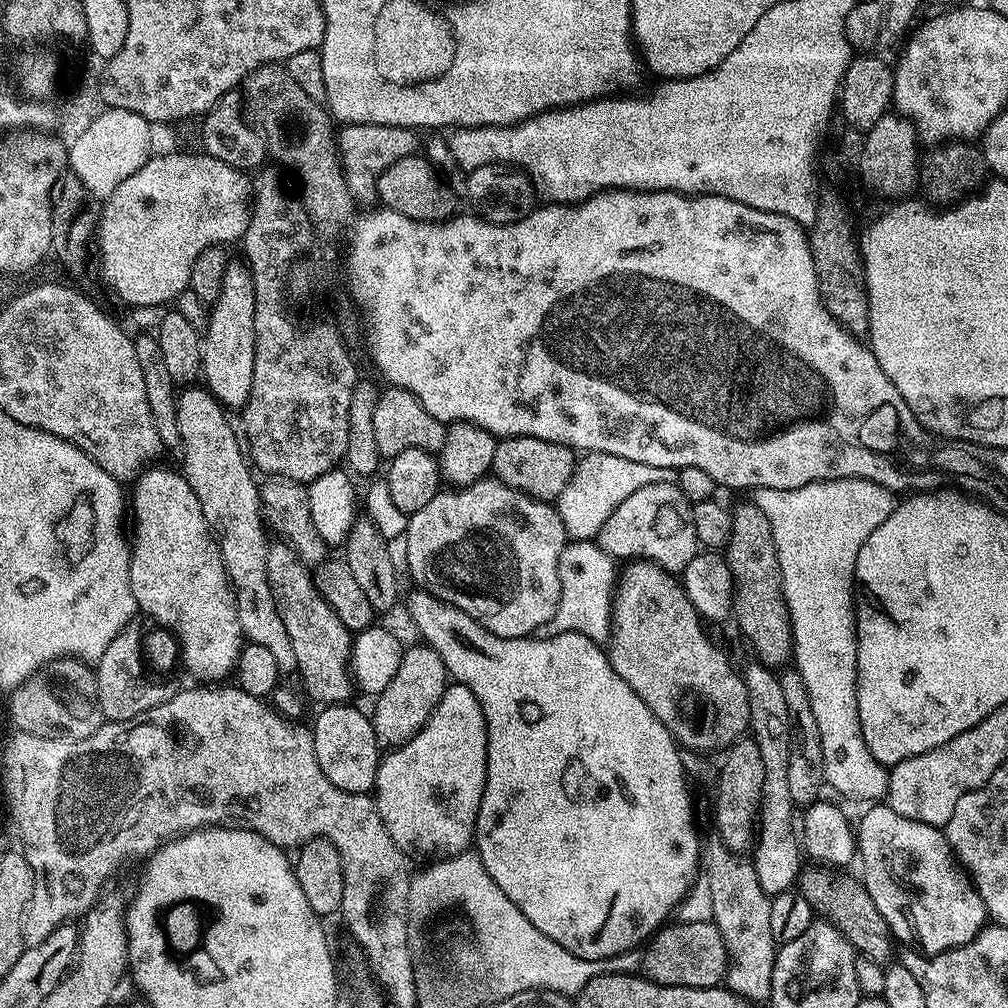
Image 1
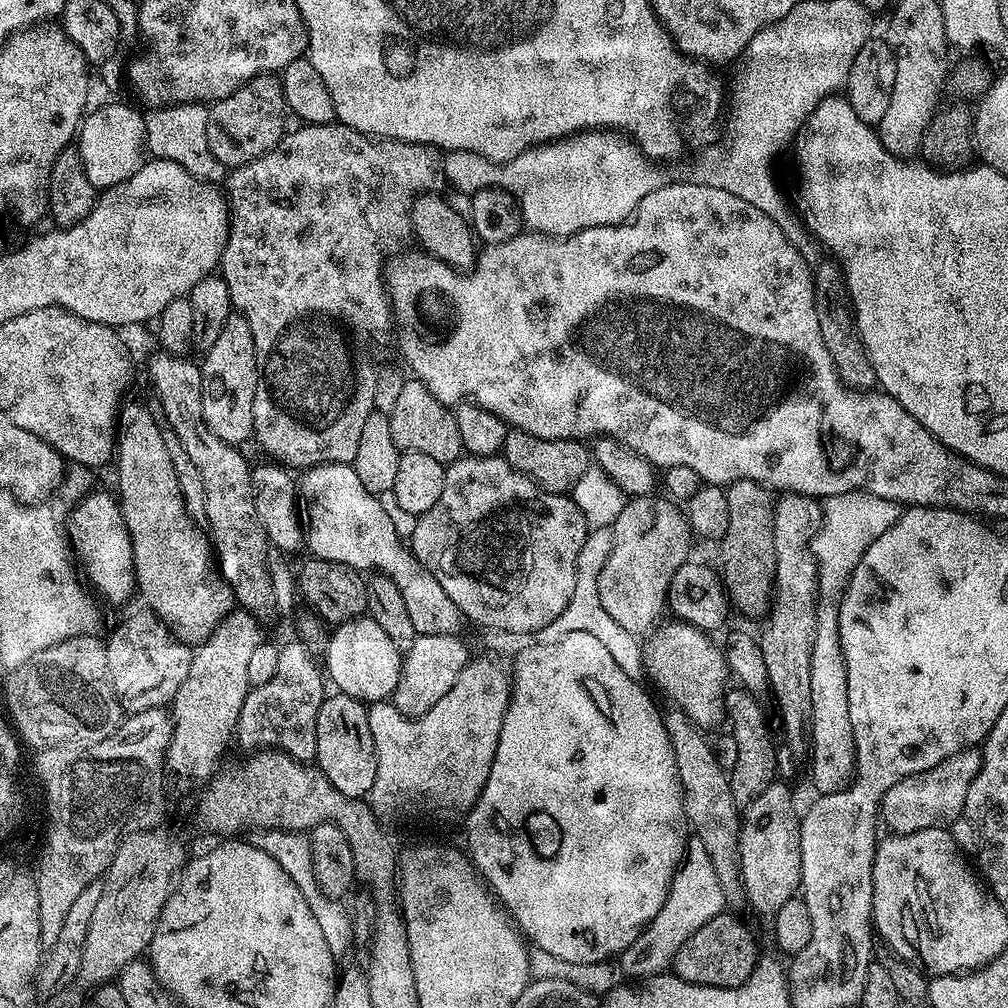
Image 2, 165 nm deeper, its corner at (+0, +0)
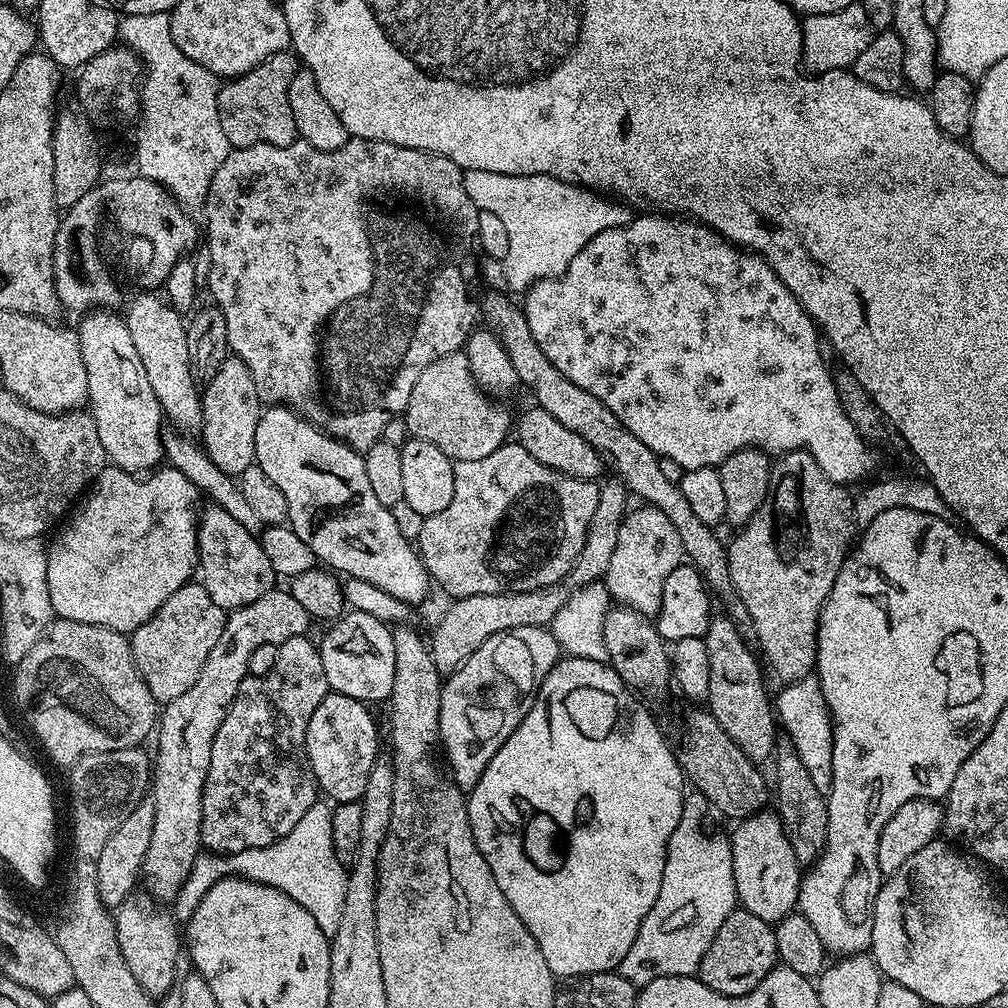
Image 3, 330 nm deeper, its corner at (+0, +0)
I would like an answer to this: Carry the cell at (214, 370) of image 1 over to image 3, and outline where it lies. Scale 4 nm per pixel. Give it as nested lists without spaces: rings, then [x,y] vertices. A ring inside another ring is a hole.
[[[228,355],[218,366],[214,378],[203,385],[202,399],[204,401],[204,425],[199,435],[204,436],[202,447],[205,454],[227,476],[238,478],[249,468],[256,458],[254,434],[258,430],[258,422],[262,405],[258,398],[258,390],[254,386],[254,377],[250,375],[250,366],[242,357]]]

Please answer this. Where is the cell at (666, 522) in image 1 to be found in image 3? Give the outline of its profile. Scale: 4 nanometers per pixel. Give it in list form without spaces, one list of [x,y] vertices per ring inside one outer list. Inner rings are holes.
[[[636,506],[620,524],[618,543],[610,554],[610,566],[606,573],[608,592],[617,605],[630,608],[637,616],[655,618],[662,606],[662,586],[666,578],[680,564],[685,563],[682,538],[674,530],[674,522],[651,506]]]

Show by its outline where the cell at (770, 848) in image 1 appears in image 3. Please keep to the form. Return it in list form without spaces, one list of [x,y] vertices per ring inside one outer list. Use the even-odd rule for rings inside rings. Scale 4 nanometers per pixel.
[[[761,810],[739,821],[729,844],[737,901],[741,907],[771,924],[789,915],[802,894],[802,866],[794,857],[793,847],[785,836],[779,815],[772,810]]]

